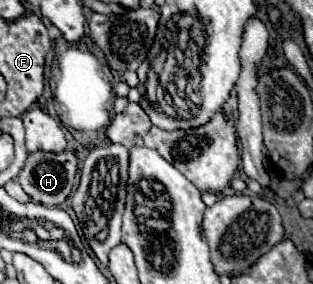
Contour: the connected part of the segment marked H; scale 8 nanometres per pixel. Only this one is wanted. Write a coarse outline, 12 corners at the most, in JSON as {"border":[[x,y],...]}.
{"border":[[36,151],[16,181],[34,203],[58,207],[76,189],[72,151]]}

